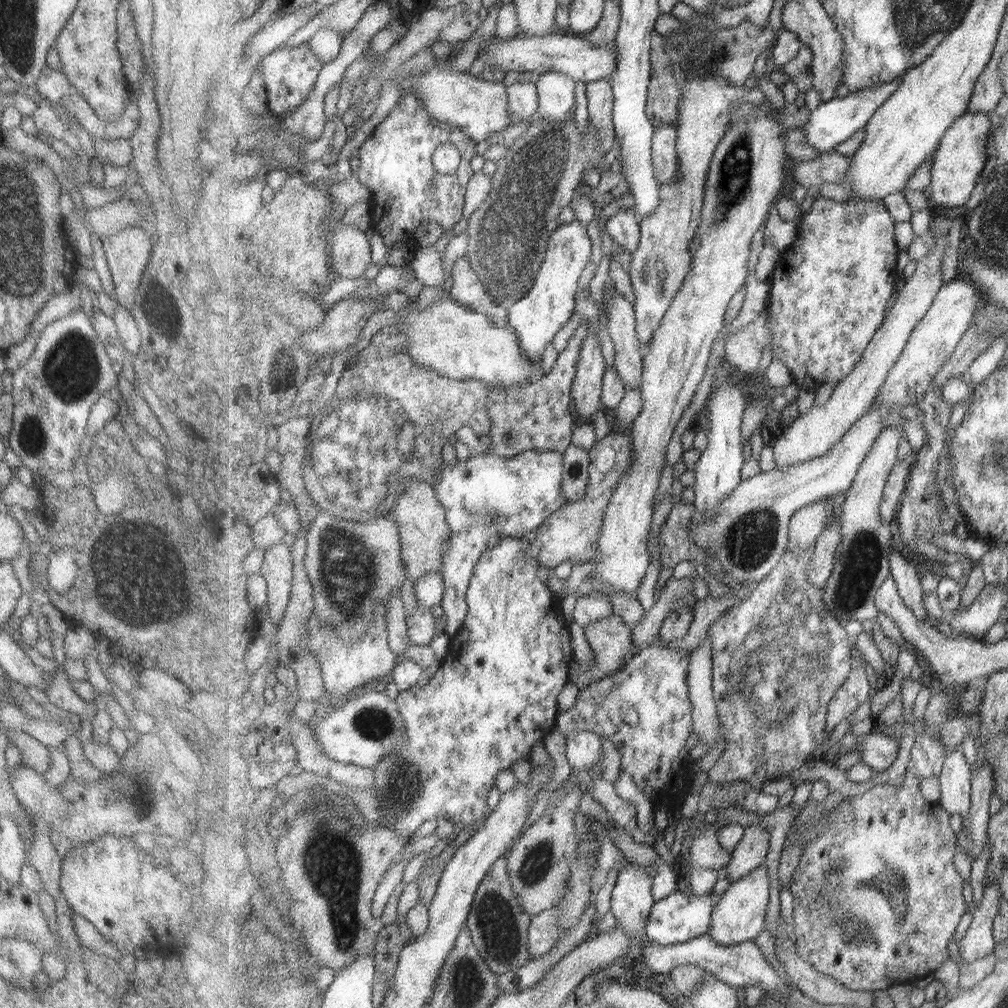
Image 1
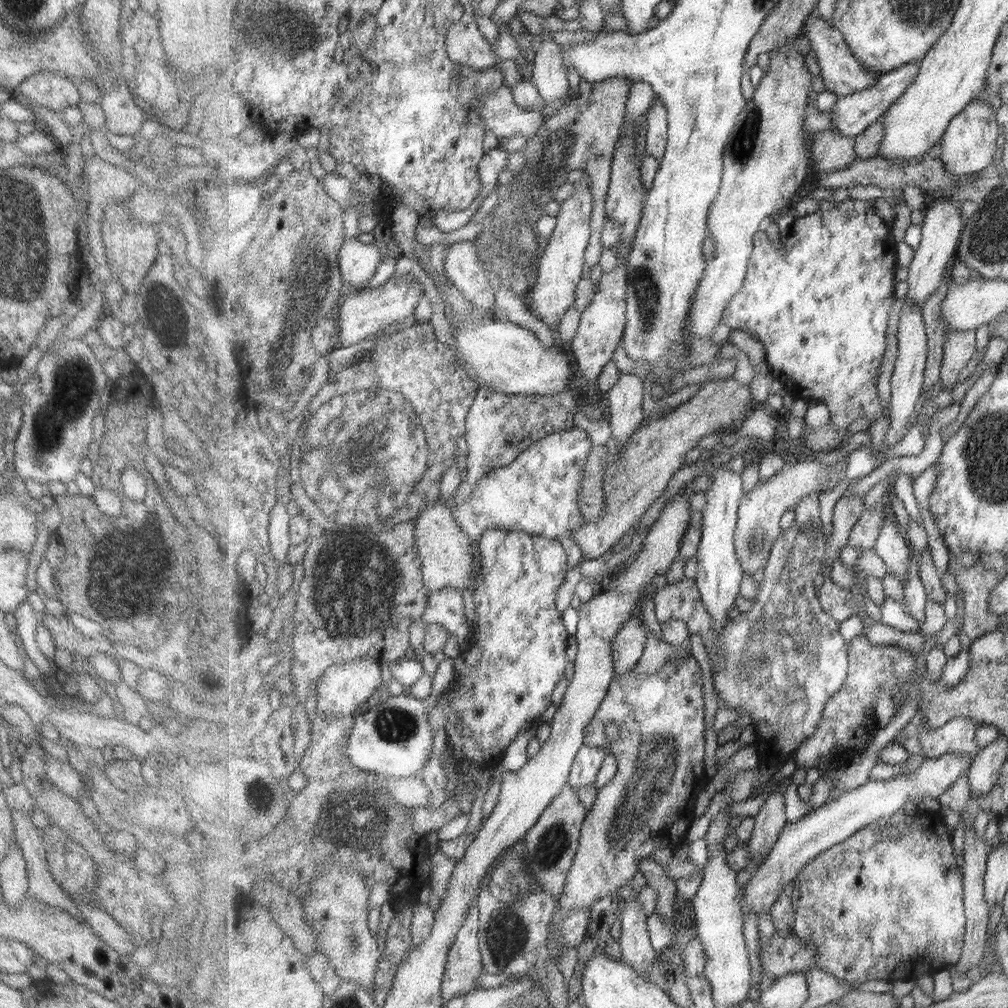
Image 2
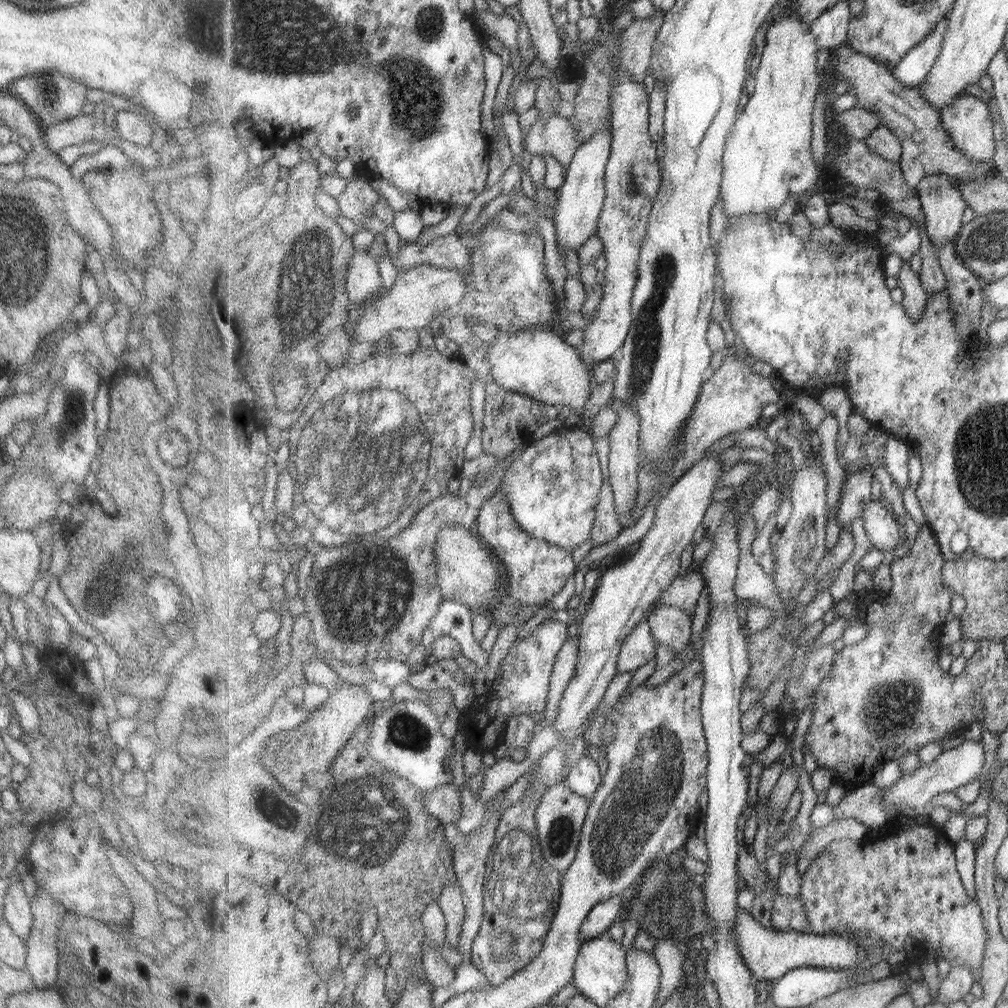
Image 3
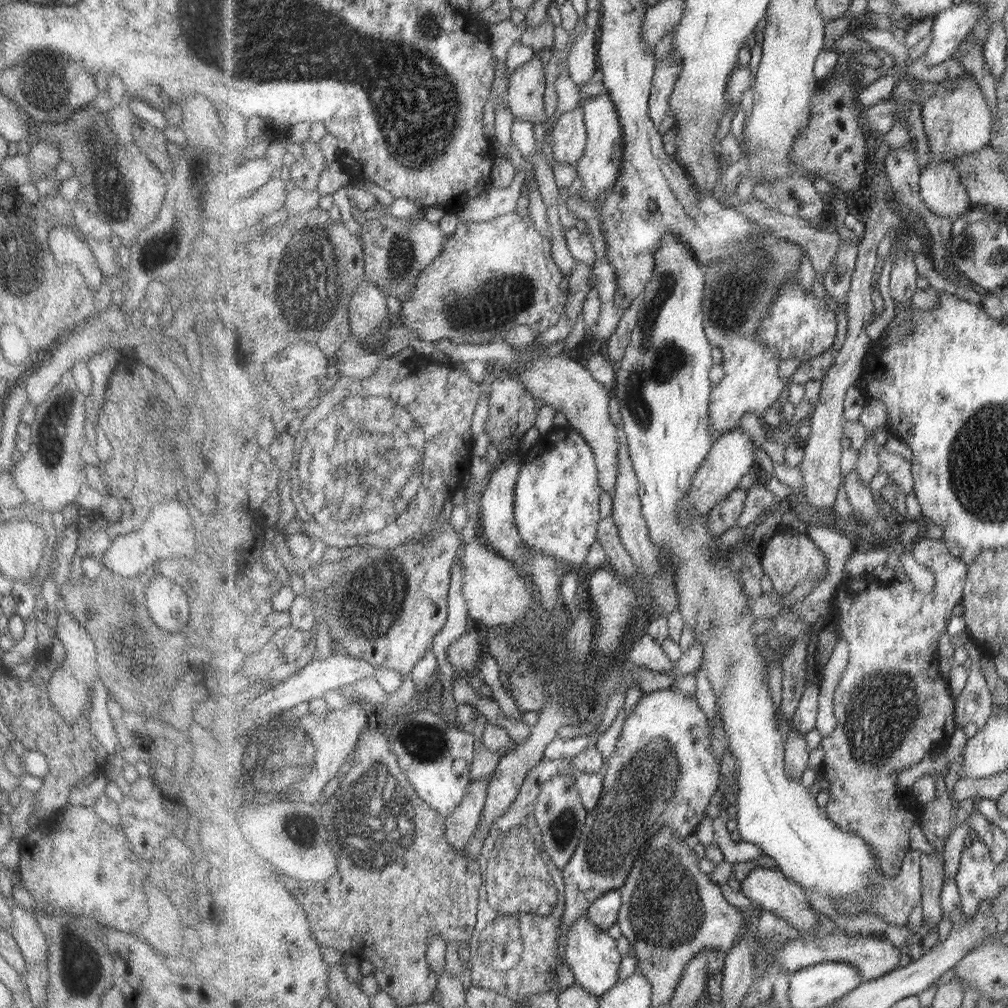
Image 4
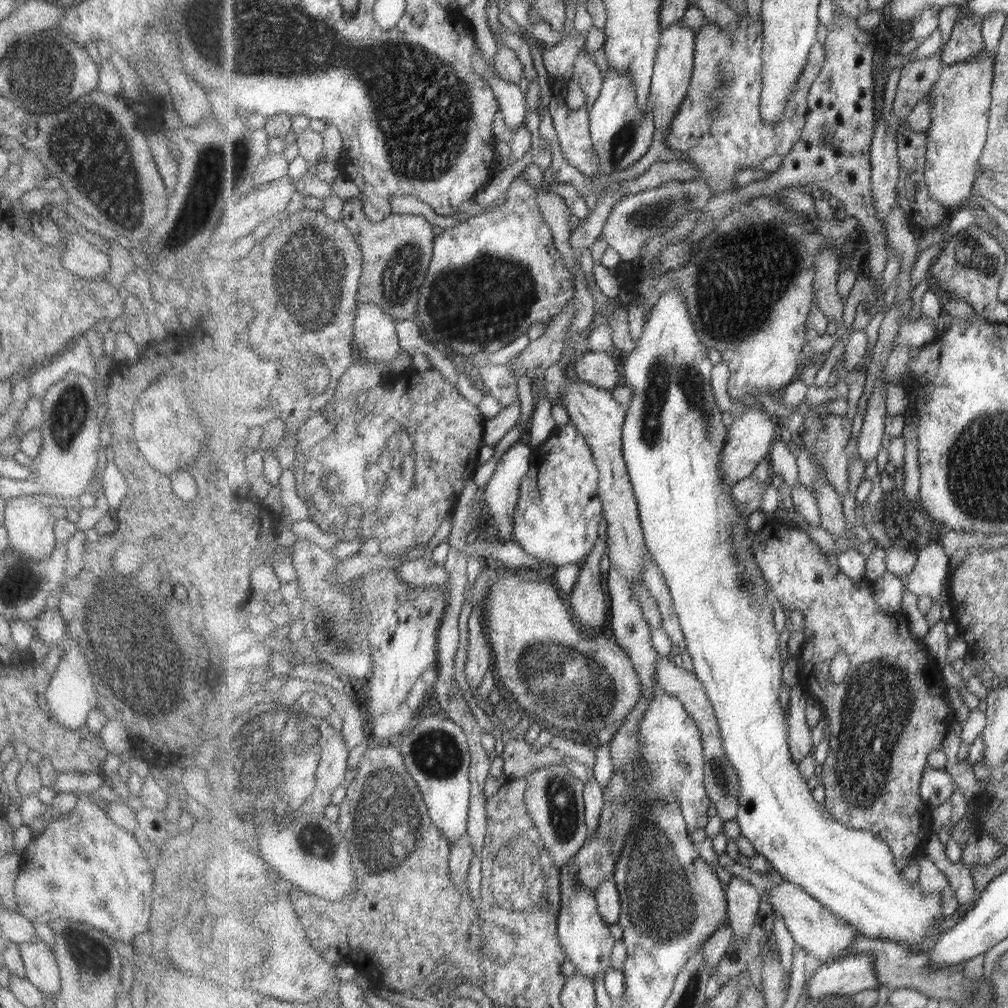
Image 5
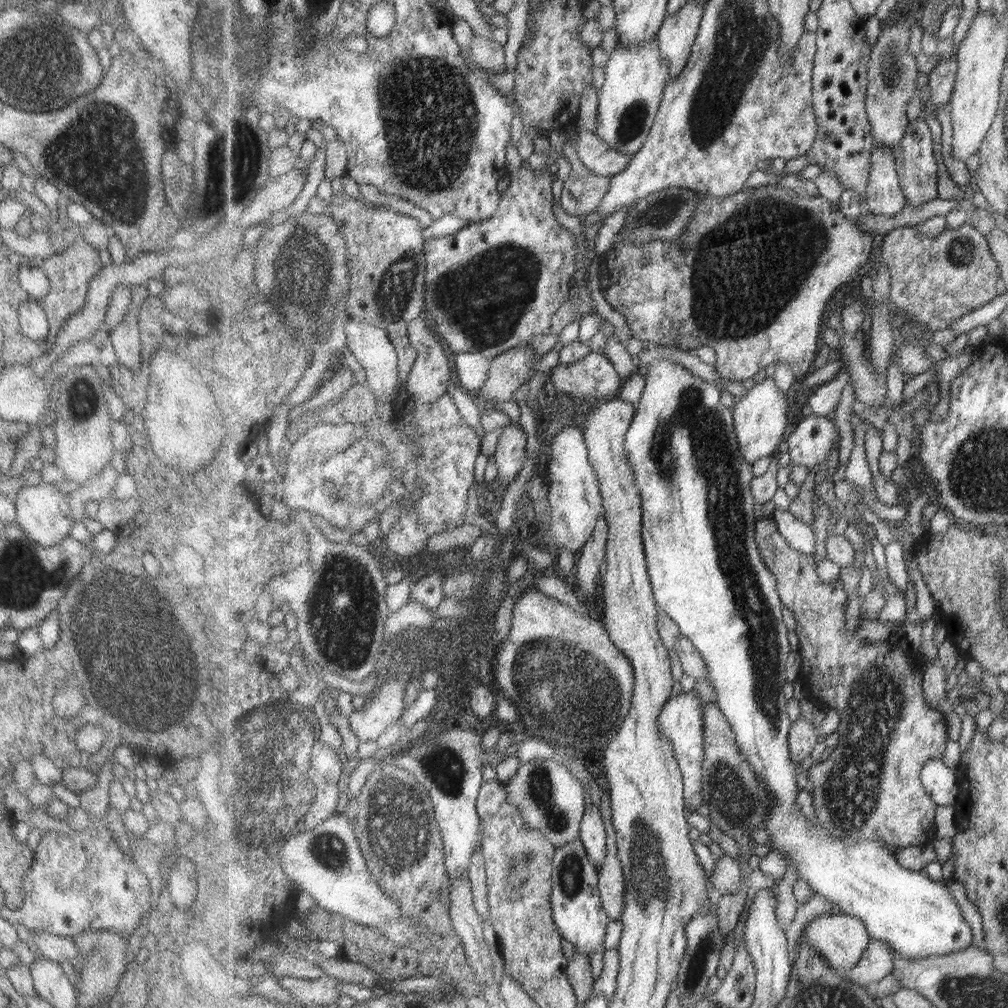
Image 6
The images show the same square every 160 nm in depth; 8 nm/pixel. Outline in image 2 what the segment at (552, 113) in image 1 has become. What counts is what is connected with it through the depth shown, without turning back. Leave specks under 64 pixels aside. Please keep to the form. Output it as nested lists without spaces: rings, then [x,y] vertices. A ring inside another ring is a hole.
[[[549,27],[548,31],[542,34],[542,44],[536,50],[536,57],[533,61],[532,81],[539,89],[540,95],[545,99],[547,106],[561,108],[559,102],[565,104],[567,92],[569,92],[569,72],[564,63],[564,48],[554,39],[555,27]]]

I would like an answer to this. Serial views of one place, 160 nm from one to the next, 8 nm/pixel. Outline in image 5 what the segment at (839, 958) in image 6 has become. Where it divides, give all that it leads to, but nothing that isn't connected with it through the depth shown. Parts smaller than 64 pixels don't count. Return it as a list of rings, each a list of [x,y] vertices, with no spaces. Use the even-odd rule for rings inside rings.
[[[783,880],[781,885],[771,887],[766,893],[769,894],[769,903],[772,904],[775,915],[781,915],[785,919],[794,940],[823,964],[846,956],[855,939],[861,935],[861,931],[856,926],[839,918],[830,908],[793,882]]]

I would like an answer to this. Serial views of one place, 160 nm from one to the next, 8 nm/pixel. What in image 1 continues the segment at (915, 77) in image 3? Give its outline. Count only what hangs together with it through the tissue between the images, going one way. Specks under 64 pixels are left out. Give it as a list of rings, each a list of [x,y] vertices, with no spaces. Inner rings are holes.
[[[904,78],[878,84],[873,88],[866,88],[857,92],[844,92],[830,101],[823,101],[815,110],[811,111],[811,118],[801,129],[808,138],[811,146],[817,147],[823,153],[831,153],[842,142],[849,140],[856,132],[865,129],[873,115],[896,94],[902,87]]]

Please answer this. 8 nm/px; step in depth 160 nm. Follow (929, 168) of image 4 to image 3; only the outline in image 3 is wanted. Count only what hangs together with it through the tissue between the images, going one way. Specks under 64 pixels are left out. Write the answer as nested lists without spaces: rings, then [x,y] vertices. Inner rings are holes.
[[[961,95],[955,102],[948,104],[941,112],[941,122],[965,154],[975,162],[993,161],[996,155],[995,120],[988,102],[974,95]],[[929,175],[918,185],[918,197],[926,216],[926,229],[934,245],[940,249],[949,241],[955,241],[963,228],[963,214],[968,207],[961,188],[955,186],[955,180],[949,175]]]

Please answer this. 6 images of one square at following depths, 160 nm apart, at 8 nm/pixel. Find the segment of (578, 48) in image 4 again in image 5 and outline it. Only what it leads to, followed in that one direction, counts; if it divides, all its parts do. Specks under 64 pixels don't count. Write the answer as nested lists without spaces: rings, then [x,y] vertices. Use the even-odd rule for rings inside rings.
[[[582,48],[575,63],[573,80],[577,80],[586,95],[586,107],[591,110],[594,102],[600,97],[604,85],[603,72],[589,57],[589,52]]]

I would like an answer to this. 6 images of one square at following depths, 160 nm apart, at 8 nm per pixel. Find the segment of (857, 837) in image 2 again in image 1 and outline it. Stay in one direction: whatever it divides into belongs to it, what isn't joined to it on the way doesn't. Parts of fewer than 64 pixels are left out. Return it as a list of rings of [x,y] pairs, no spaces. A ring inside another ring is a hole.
[[[933,685],[931,688],[931,697],[927,704],[924,713],[926,720],[926,732],[916,735],[916,742],[912,748],[911,760],[907,766],[905,780],[901,787],[889,786],[889,784],[881,784],[875,786],[867,792],[862,793],[857,797],[850,798],[851,813],[843,815],[835,821],[831,821],[829,829],[823,831],[817,840],[813,840],[803,849],[800,865],[796,873],[791,879],[790,892],[794,897],[793,904],[793,924],[795,934],[797,936],[798,953],[807,961],[810,962],[821,973],[834,978],[837,982],[844,984],[847,988],[884,992],[890,986],[898,984],[917,983],[918,980],[933,974],[942,964],[945,964],[951,958],[949,946],[951,940],[957,932],[957,926],[968,915],[967,900],[963,896],[963,876],[957,872],[955,864],[953,864],[953,856],[955,856],[955,848],[958,845],[958,836],[956,830],[951,824],[951,815],[949,810],[947,814],[931,814],[933,803],[929,802],[920,790],[921,780],[930,777],[940,777],[944,768],[944,763],[947,756],[945,751],[945,742],[938,737],[940,730],[944,724],[953,716],[958,714],[956,700],[958,696],[965,690],[965,686],[955,686],[952,688],[944,688],[938,685]]]

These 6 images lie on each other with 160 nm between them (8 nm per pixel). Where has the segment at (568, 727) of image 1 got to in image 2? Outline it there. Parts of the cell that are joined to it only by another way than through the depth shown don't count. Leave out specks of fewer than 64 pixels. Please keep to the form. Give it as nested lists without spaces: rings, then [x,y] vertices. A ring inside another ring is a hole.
[[[691,655],[680,661],[678,665],[673,663],[666,663],[663,668],[660,668],[657,672],[651,672],[649,674],[638,674],[636,669],[630,670],[627,674],[623,674],[617,677],[610,684],[608,695],[605,700],[601,703],[600,710],[597,711],[595,718],[592,718],[592,723],[588,726],[586,731],[584,745],[589,747],[608,747],[618,761],[619,772],[611,784],[605,788],[598,789],[598,795],[594,805],[587,814],[585,824],[583,824],[582,833],[580,836],[580,845],[574,860],[572,870],[568,874],[568,883],[565,886],[565,892],[561,894],[559,898],[559,909],[560,912],[574,912],[574,910],[591,909],[592,904],[599,902],[599,899],[605,898],[611,893],[617,893],[620,888],[627,886],[635,874],[640,871],[640,858],[649,858],[655,850],[660,848],[676,848],[671,843],[671,826],[679,824],[679,827],[688,827],[695,820],[694,808],[697,802],[697,797],[703,790],[703,785],[707,785],[709,778],[705,773],[705,728],[707,728],[707,722],[705,722],[705,690],[703,690],[703,680],[701,679],[701,666],[699,662],[695,660]],[[608,722],[616,722],[621,726],[621,736],[615,739],[613,742],[607,740],[605,736],[605,724]]]

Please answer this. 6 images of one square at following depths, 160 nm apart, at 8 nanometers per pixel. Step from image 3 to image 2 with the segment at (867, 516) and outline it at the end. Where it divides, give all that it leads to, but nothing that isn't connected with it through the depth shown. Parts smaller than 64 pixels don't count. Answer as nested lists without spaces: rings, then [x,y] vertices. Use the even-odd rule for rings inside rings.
[[[891,515],[882,520],[877,544],[874,548],[888,564],[888,572],[905,580],[907,572],[909,572],[909,558],[915,553],[902,527]]]

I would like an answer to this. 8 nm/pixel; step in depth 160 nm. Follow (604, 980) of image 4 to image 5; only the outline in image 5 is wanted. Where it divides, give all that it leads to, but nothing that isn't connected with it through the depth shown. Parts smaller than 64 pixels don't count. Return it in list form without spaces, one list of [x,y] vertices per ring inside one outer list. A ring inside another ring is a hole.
[[[571,860],[571,864],[564,864],[562,866],[561,885],[563,887],[563,900],[561,914],[558,916],[558,935],[560,936],[561,944],[566,950],[569,960],[576,966],[577,972],[586,974],[591,978],[594,978],[596,974],[605,974],[611,970],[611,955],[616,941],[611,936],[610,924],[600,913],[594,892],[591,892],[589,888],[585,888],[585,886],[581,886],[581,882],[577,880],[573,860]]]

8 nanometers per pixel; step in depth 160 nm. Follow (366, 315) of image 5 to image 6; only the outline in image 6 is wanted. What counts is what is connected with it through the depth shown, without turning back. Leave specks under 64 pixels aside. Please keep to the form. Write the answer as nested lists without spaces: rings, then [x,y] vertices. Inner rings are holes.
[[[352,321],[345,330],[347,337],[346,350],[354,353],[356,360],[366,372],[366,386],[374,392],[381,403],[389,403],[398,392],[398,364],[399,357],[395,345],[389,341],[389,333],[385,329],[377,328],[365,321]]]

